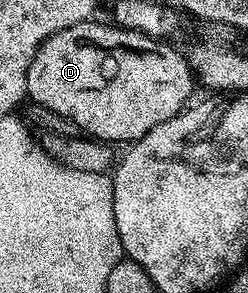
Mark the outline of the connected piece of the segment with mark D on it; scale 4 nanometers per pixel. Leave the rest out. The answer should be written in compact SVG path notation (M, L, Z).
M83 20L81 24L58 30L58 34L42 42L38 54L34 54L34 62L30 62L27 99L46 106L46 110L55 110L57 114L62 114L62 118L70 118L81 133L100 142L140 140L154 126L174 118L189 107L194 85L192 66L183 51L175 52L170 46L172 44L163 39L117 27L112 22L99 24L98 20Z

